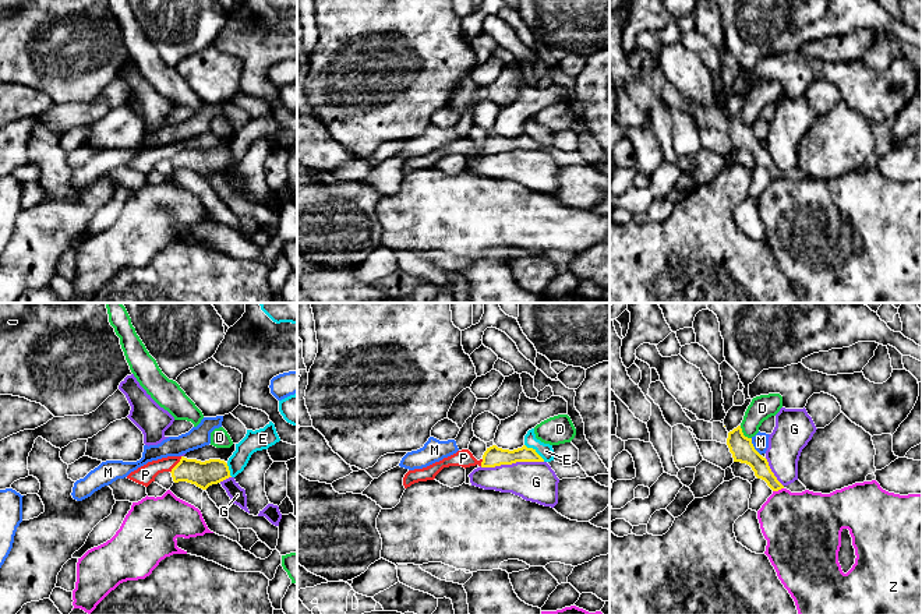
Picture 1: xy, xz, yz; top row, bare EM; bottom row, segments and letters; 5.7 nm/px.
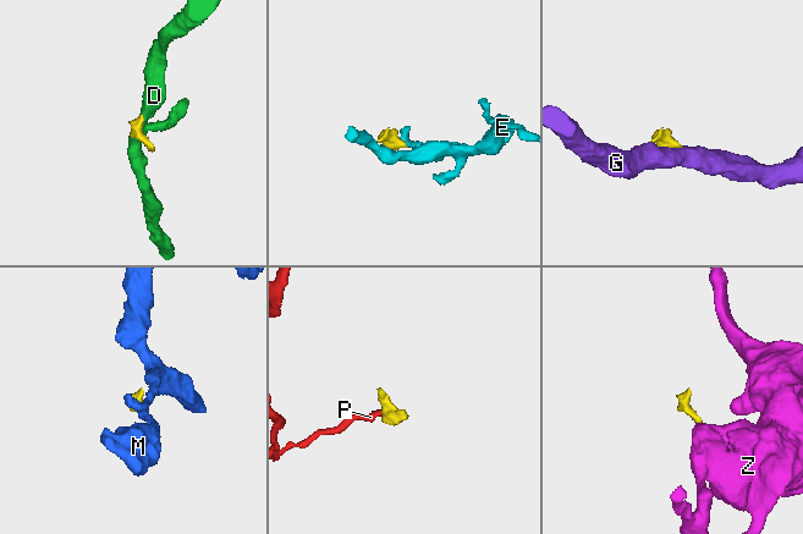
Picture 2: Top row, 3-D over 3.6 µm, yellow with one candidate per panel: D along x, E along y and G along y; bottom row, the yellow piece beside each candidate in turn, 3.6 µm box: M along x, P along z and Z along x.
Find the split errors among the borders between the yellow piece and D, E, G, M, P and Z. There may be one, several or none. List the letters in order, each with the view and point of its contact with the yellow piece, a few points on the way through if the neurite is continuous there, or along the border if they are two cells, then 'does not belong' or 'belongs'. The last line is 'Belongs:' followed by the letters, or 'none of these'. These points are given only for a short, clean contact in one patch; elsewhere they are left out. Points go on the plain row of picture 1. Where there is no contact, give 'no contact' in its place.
D: yz (742, 122) | along yz (739, 113), (741, 119), (751, 126) | does not belong
E: xz (534, 138) | along xz (525, 131), (544, 148) | does not belong
G: xz (511, 151) | does not belong
M: yz (753, 134) | along yz (751, 126), (751, 130), (760, 143) | does not belong
P: xy (176, 152) | across xy (202, 162), (176, 152), (155, 154), (145, 162) | belongs
Z: yz (777, 177) | along yz (783, 175), (773, 179) | does not belong
Belongs: P

